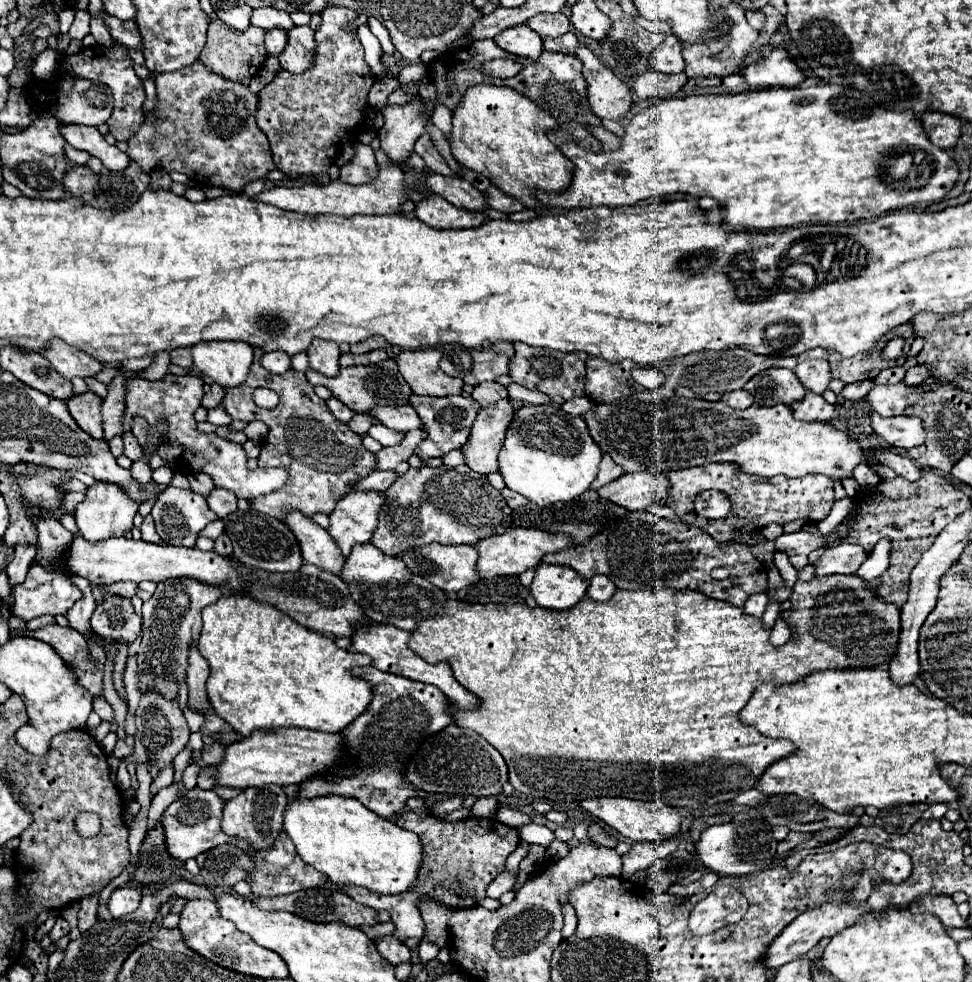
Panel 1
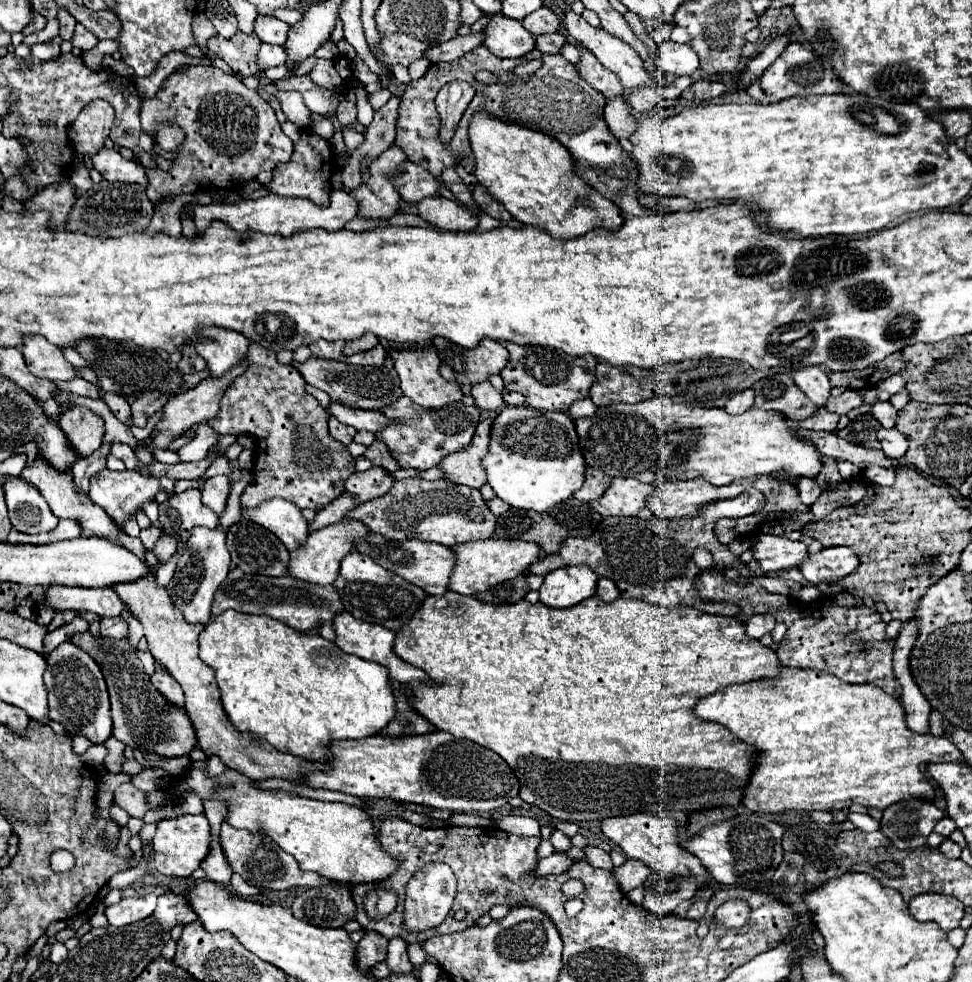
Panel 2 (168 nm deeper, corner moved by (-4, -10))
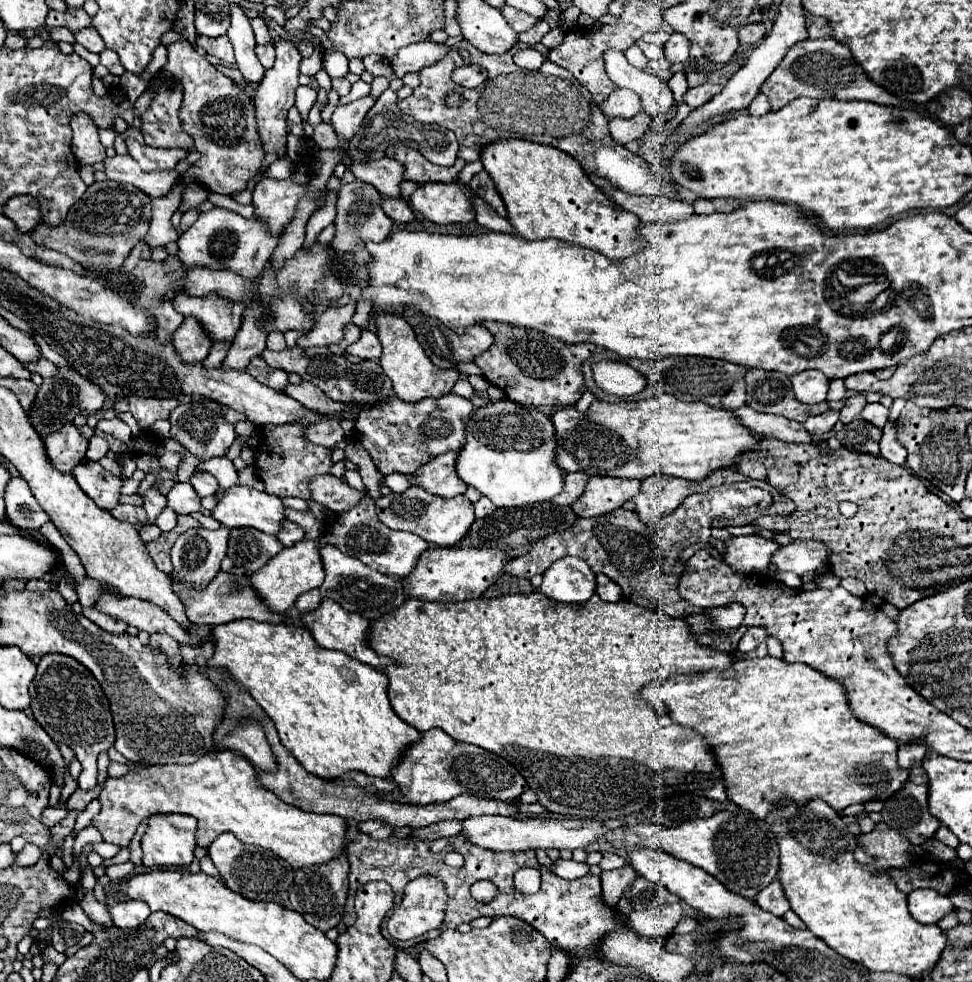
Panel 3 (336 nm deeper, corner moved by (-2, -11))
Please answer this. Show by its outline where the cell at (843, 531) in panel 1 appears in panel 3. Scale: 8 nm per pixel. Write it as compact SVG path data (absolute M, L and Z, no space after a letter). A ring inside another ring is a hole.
M748 535L748 537L732 537L732 541L726 543L726 555L724 561L744 573L766 573L766 569L772 565L770 559L774 551L778 551L782 545L764 539L760 535Z

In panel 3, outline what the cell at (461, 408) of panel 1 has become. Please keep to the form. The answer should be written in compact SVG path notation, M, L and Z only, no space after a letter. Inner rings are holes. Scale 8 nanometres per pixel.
M454 393L440 399L428 397L418 403L404 403L402 399L392 395L376 403L374 407L360 409L354 429L356 439L366 447L382 475L396 471L410 475L436 455L462 449L462 443L466 443L466 423L472 413L474 405Z

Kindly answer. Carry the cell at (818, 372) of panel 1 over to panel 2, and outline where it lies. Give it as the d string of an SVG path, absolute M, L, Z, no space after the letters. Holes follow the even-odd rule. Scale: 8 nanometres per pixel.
M808 366L808 368L796 370L794 382L816 406L824 406L824 402L830 396L830 380L824 368L820 366Z

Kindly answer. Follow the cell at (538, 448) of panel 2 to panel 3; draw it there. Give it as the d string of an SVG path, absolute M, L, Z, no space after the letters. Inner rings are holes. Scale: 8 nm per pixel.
M510 399L480 407L466 423L466 445L460 449L456 471L496 507L524 507L550 501L564 487L564 471L554 459L556 431L550 417Z

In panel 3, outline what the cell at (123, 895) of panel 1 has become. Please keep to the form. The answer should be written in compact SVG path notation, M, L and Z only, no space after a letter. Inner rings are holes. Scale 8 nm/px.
M124 901L124 903L116 903L114 907L108 909L112 923L120 929L132 929L142 925L148 917L150 917L150 907L142 901Z

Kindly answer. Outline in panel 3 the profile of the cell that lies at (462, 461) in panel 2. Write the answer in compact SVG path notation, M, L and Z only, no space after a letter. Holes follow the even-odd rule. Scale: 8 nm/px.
M448 451L444 455L438 455L430 463L422 465L410 479L414 485L420 485L434 495L456 497L468 489L468 485L462 483L462 479L458 479L456 461L458 451Z

